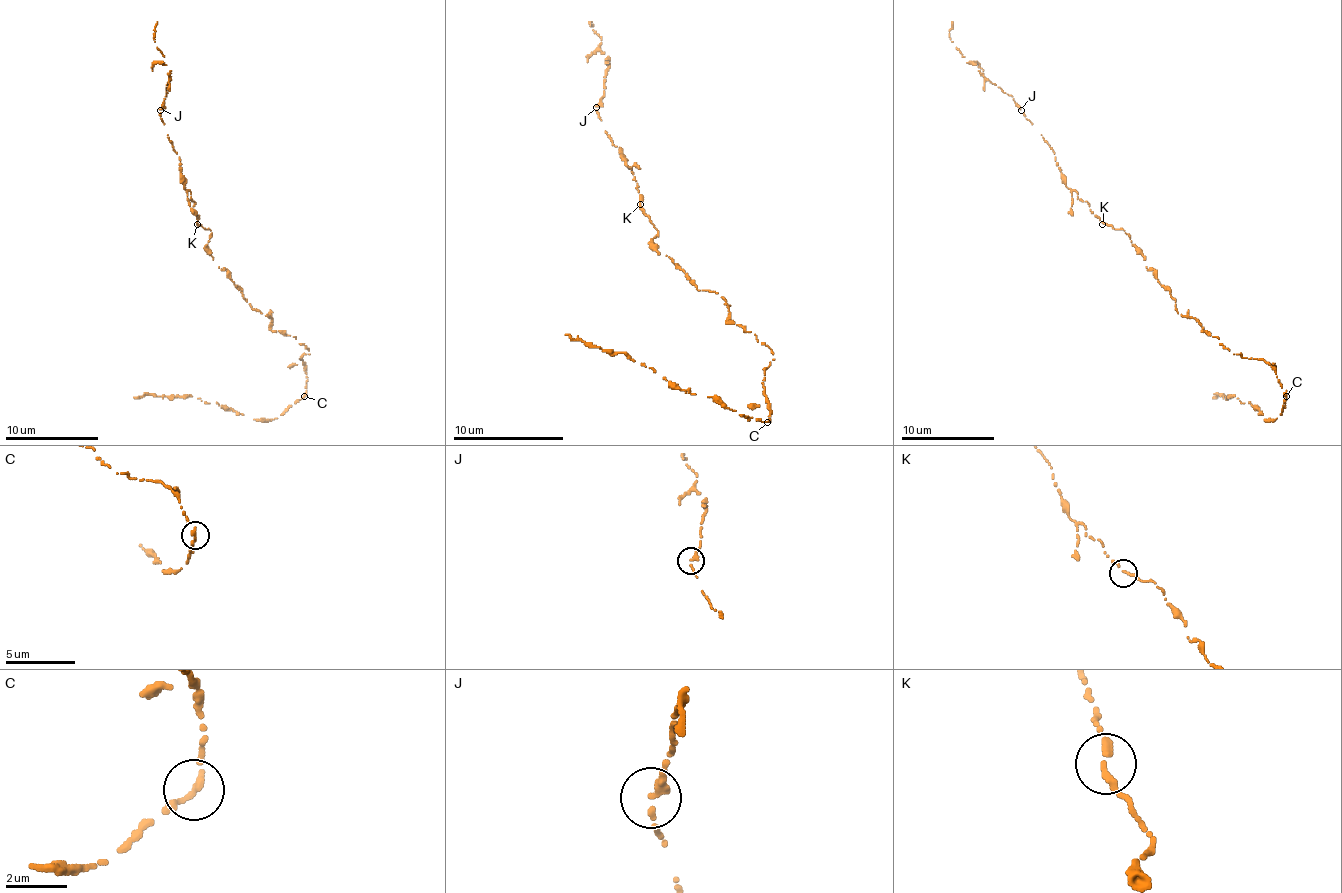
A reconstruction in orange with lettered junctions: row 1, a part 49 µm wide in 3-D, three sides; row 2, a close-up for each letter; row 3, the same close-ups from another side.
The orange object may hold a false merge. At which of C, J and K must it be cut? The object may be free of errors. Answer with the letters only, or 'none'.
C

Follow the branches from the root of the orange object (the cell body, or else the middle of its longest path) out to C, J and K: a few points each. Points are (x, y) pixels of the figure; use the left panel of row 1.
C: (246, 298), (272, 317), (274, 331), (295, 336), (309, 350), (300, 359), (307, 375), (304, 396)
J: (246, 298), (206, 245), (211, 231), (197, 222), (195, 201), (181, 173), (181, 159), (167, 135), (160, 110)
K: (246, 298), (213, 259), (206, 245), (211, 231), (197, 224)

